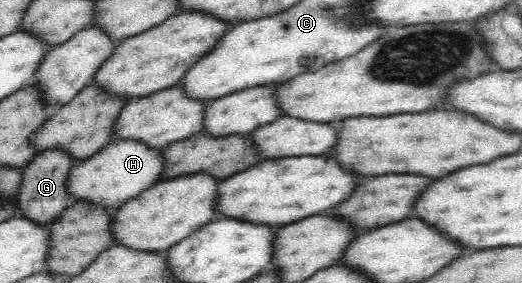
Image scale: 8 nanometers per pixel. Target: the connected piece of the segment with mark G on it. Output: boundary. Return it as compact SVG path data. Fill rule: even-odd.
M59 147L47 148L31 159L31 163L23 168L23 187L17 199L20 215L46 225L57 220L59 215L75 202L75 197L67 190L67 179L77 162L71 152Z

